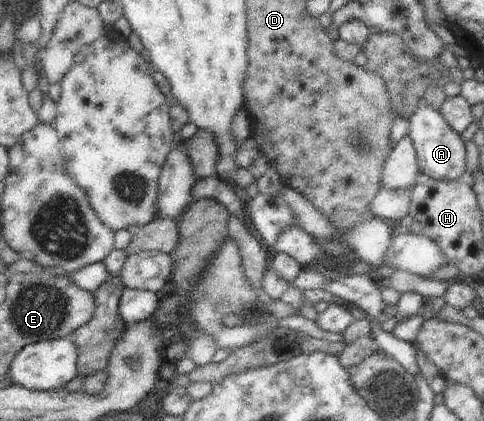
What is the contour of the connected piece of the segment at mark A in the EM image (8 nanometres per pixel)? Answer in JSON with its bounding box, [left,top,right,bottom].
[408,101,467,180]

